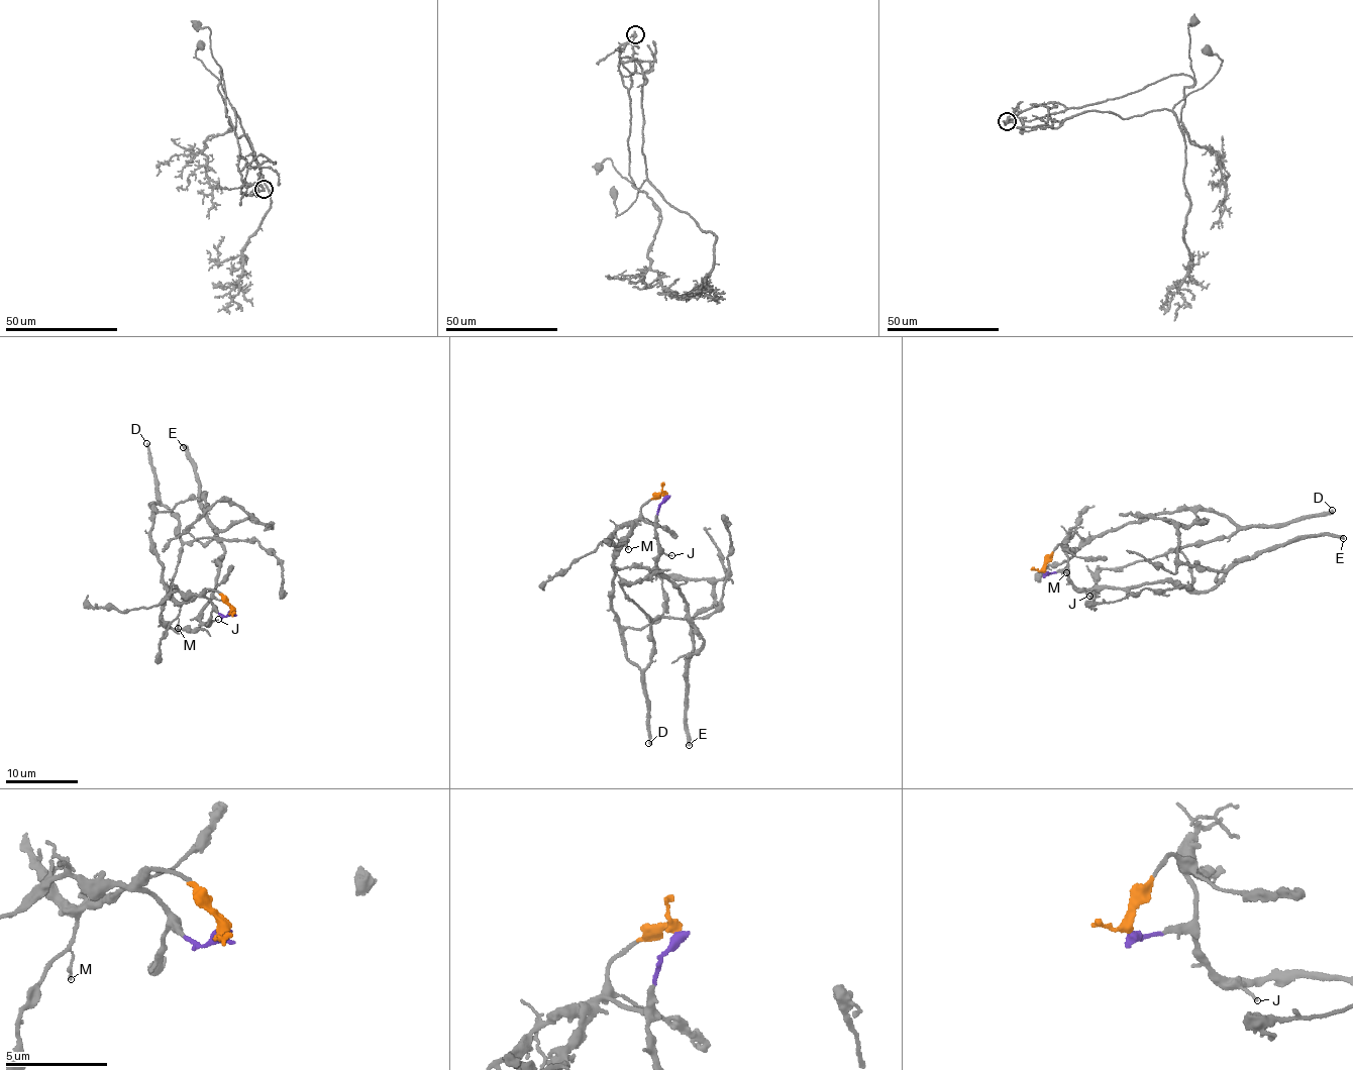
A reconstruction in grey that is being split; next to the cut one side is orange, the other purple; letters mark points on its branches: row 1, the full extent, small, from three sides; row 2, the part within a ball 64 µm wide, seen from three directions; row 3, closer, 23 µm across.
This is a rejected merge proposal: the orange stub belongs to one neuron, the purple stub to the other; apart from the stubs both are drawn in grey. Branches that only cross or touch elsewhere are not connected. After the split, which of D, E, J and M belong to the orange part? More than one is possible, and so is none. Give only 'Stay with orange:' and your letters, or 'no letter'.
Stay with orange: D, M

